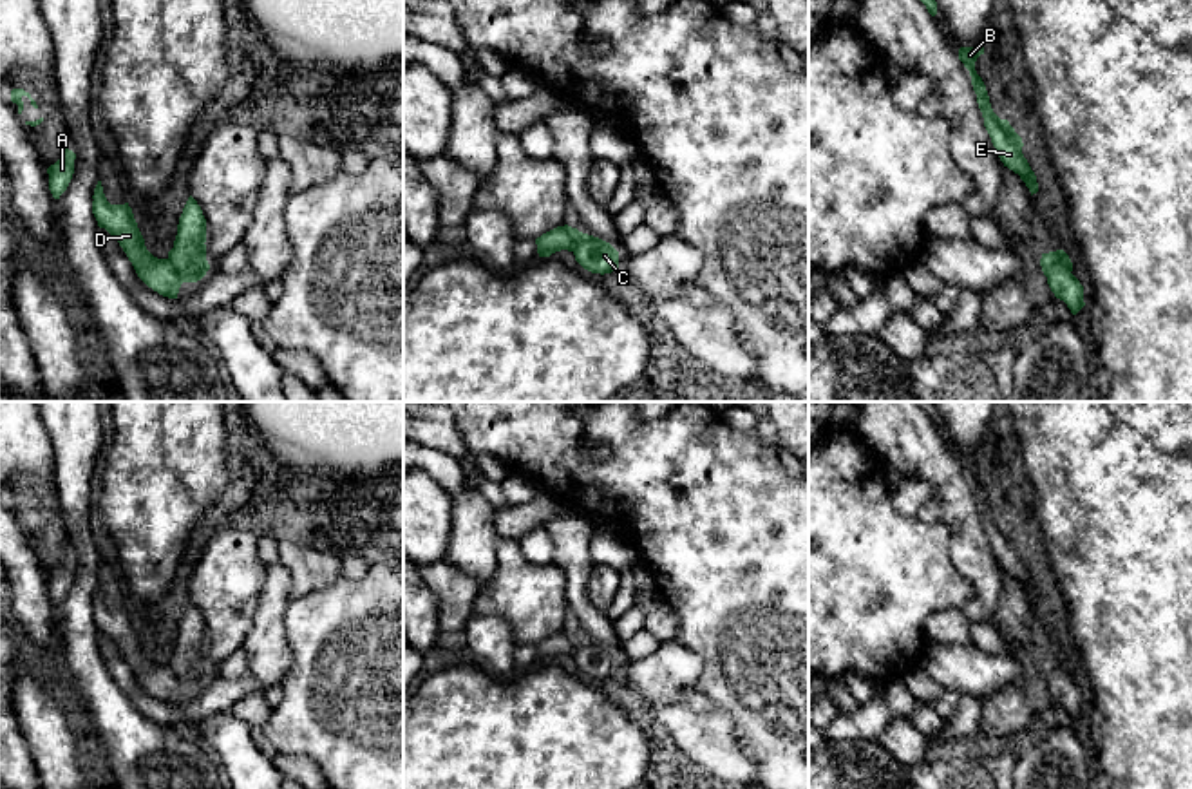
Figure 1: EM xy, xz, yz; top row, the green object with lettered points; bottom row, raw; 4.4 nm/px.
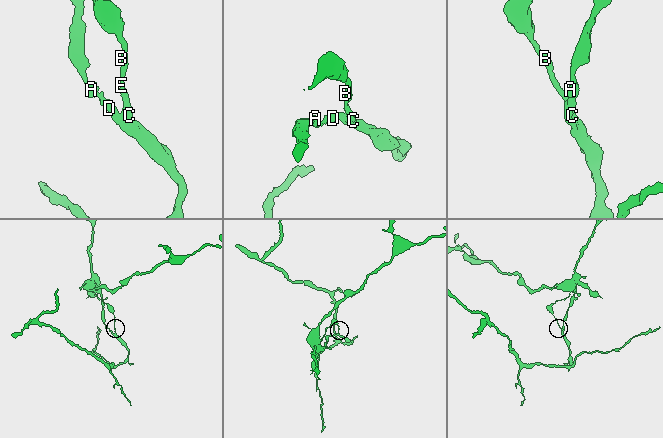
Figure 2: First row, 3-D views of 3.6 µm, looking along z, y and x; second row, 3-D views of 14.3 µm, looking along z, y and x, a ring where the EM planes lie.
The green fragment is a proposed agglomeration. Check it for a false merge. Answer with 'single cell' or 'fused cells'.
fused cells

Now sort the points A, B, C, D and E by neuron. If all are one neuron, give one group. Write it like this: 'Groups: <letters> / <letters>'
Groups: A D / B C E

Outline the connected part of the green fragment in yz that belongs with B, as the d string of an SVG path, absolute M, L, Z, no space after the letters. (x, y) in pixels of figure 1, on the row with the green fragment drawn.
M960 47L959 60L970 71L971 85L977 94L977 103L984 118L984 127L991 138L991 143L1009 170L1020 176L1020 179L1029 188L1031 195L1038 192L1036 176L1031 170L1027 159L1022 154L1022 138L1015 132L1008 119L1000 119L989 103L989 96L982 78L975 71L977 58L984 54L984 47Z

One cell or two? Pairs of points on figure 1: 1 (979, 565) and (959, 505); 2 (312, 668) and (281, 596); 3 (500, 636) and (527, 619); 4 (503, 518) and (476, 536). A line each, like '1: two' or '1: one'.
1: one
2: two
3: two
4: two

